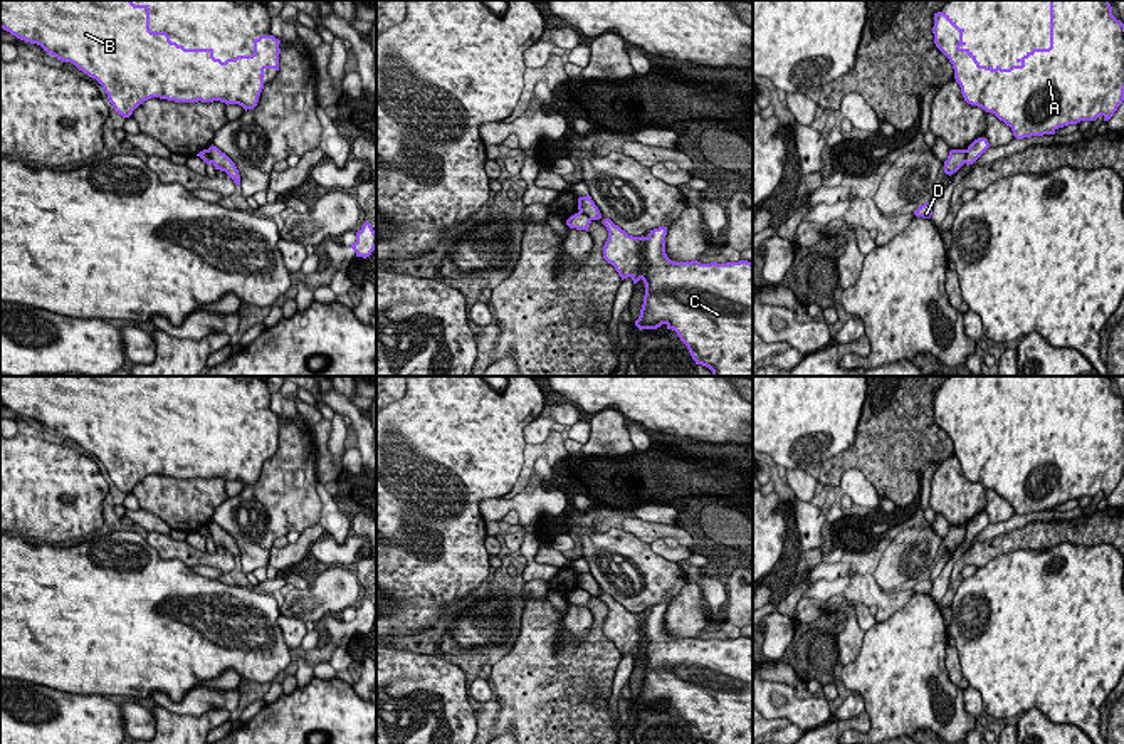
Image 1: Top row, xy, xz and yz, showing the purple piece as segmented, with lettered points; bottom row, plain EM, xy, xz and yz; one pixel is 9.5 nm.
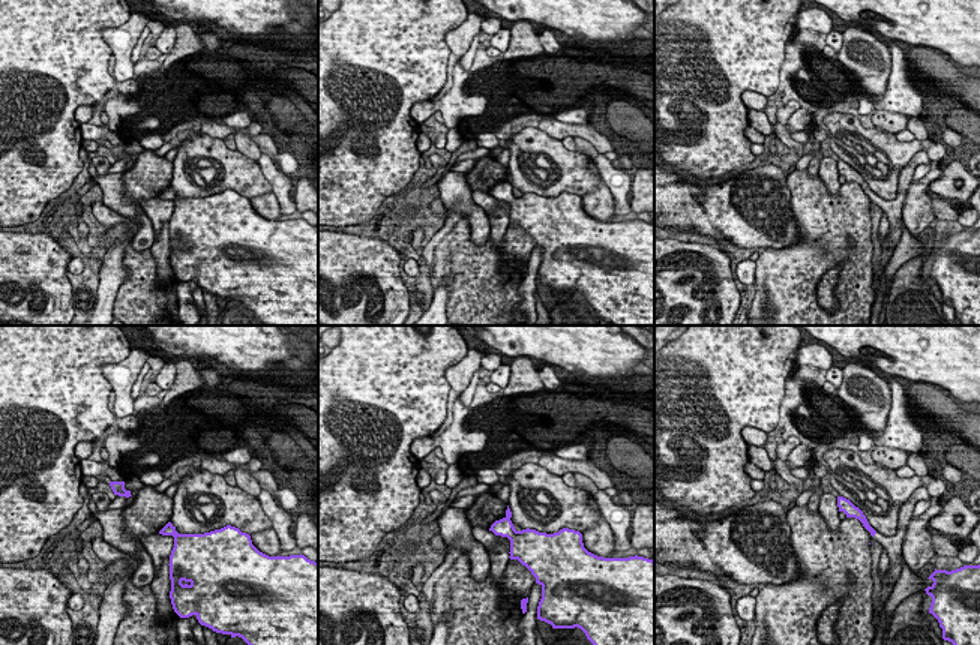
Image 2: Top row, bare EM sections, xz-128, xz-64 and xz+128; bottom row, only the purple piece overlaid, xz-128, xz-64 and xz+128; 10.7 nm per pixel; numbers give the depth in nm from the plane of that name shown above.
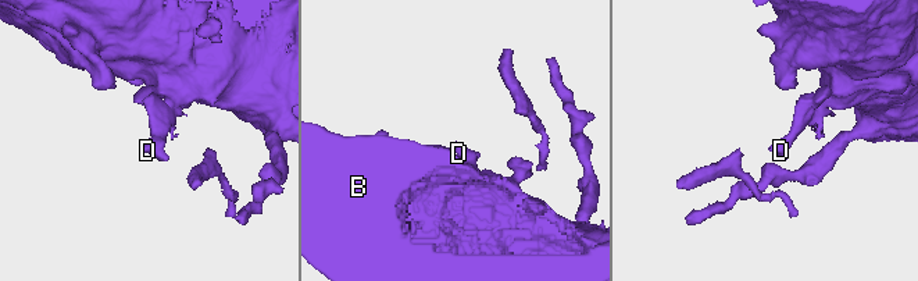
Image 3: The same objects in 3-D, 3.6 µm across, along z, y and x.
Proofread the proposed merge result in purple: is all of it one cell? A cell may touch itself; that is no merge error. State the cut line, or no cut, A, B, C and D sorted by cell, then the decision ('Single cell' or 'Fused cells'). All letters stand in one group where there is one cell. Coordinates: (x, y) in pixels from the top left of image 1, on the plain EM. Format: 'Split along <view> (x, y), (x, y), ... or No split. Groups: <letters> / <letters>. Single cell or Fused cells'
Split along yz (965, 526), (966, 538). Groups: A B C / D. Fused cells

